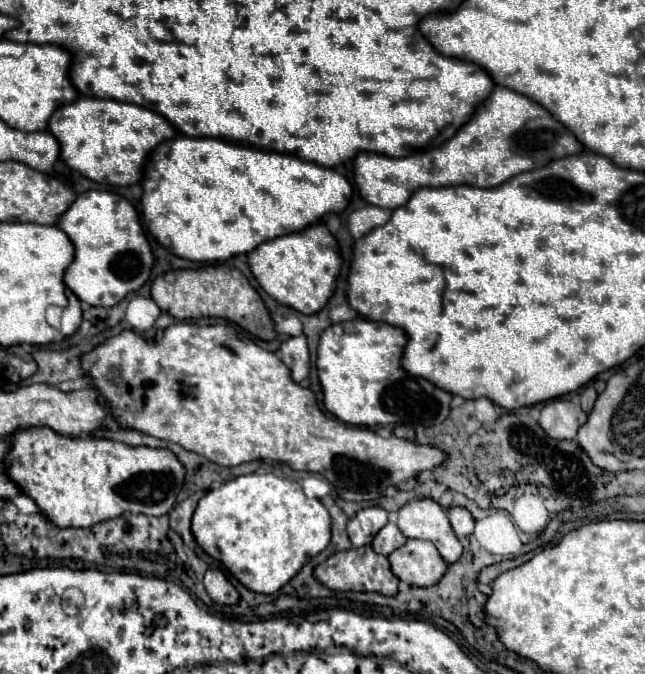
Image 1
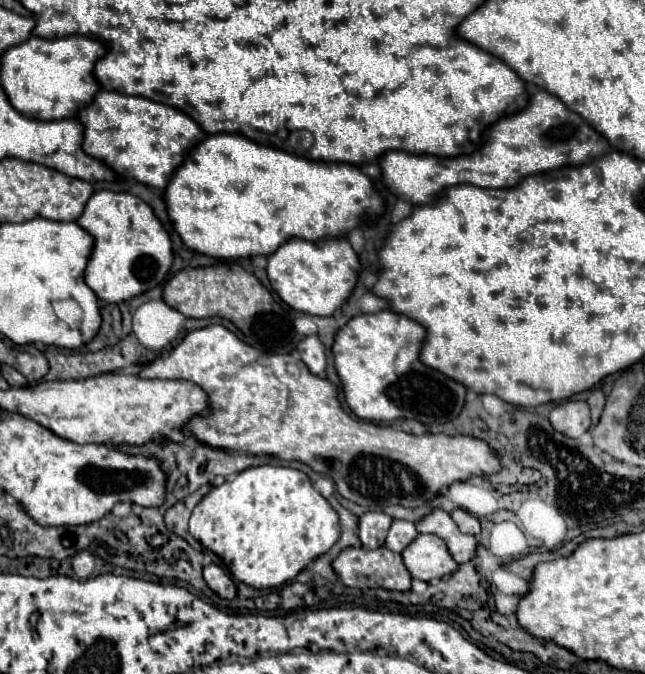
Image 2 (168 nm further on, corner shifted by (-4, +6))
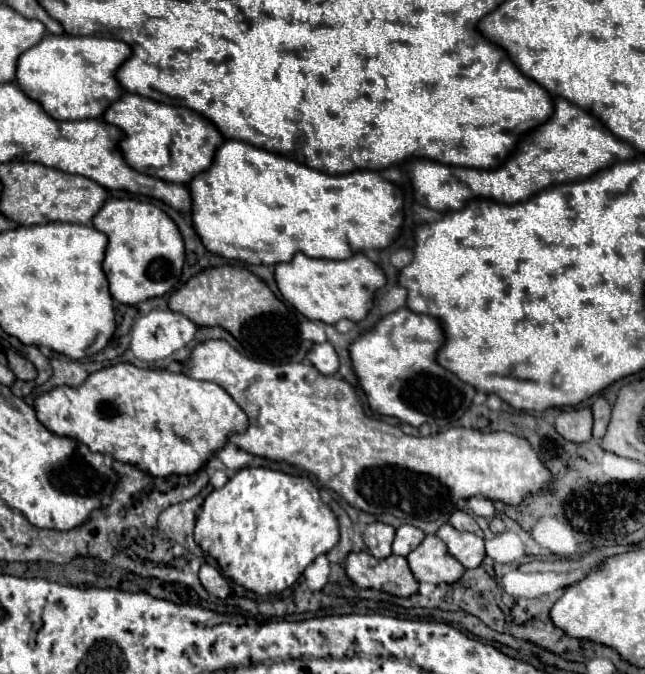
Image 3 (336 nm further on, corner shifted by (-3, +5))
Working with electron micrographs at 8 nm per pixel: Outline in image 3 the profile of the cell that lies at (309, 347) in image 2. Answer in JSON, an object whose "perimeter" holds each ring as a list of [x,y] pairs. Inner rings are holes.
{"perimeter":[[[330,342],[324,344],[314,344],[312,350],[308,352],[308,362],[312,362],[322,374],[336,374],[338,372],[338,354]]]}

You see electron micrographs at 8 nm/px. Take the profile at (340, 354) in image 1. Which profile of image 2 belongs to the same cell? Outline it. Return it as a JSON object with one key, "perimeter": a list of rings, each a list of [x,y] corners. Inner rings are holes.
{"perimeter":[[[391,309],[357,315],[349,319],[333,341],[333,363],[343,383],[347,407],[367,421],[417,419],[425,425],[455,419],[465,403],[467,389],[447,375],[429,369],[419,361],[425,327]]]}

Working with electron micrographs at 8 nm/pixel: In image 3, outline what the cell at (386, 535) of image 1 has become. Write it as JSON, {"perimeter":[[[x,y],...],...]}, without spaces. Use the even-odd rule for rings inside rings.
{"perimeter":[[[404,524],[396,530],[396,538],[392,544],[392,552],[398,556],[408,556],[416,546],[420,546],[420,542],[424,540],[424,532],[412,524]]]}

